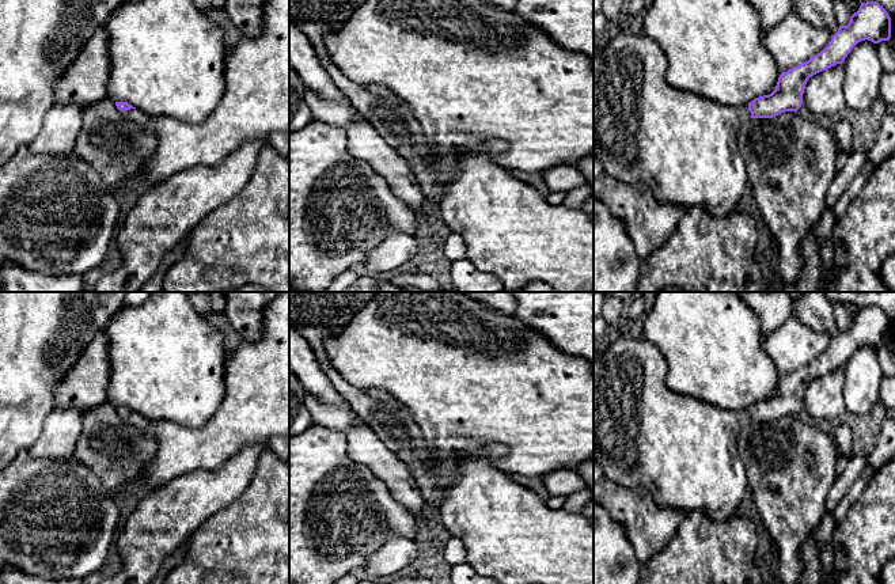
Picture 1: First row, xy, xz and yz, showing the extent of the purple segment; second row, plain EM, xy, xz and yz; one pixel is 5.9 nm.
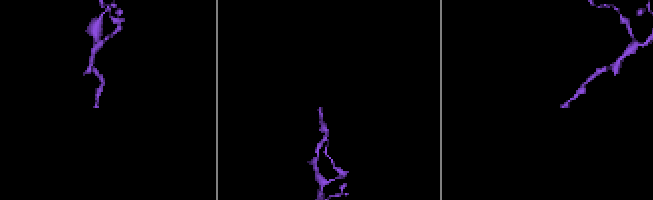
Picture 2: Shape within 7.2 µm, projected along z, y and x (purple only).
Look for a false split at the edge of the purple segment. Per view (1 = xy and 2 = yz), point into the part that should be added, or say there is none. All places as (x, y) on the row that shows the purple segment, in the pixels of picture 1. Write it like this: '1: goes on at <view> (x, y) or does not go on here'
1: goes on at xy (256, 103)
2: goes on at yz (683, 147)

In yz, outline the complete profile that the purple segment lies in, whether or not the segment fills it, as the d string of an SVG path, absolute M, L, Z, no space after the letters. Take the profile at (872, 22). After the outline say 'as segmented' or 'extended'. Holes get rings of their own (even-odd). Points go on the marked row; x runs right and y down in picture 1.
M876 1L861 3L847 26L839 26L828 45L808 61L780 75L775 90L744 106L725 106L667 83L668 58L645 34L617 29L593 54L593 153L604 174L617 181L645 183L660 204L704 206L713 216L736 208L750 183L737 149L737 133L750 118L773 118L797 111L805 84L814 75L842 64L861 41L879 43L891 38L891 18Z; extended

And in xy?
M269 0L263 7L263 26L255 37L240 35L234 48L228 46L224 73L224 95L213 111L198 124L168 117L149 117L128 102L115 102L120 114L156 136L156 149L143 168L128 183L162 183L174 174L193 166L215 166L230 156L243 141L269 137L289 130L289 0Z; extended

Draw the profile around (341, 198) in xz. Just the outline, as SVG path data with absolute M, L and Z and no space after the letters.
M312 120L307 126L297 132L289 132L289 287L296 292L323 292L335 277L352 269L359 263L364 263L373 249L392 231L417 235L420 217L390 189L388 183L373 171L373 168L361 159L353 158L348 151L348 132L341 126L333 126Z

